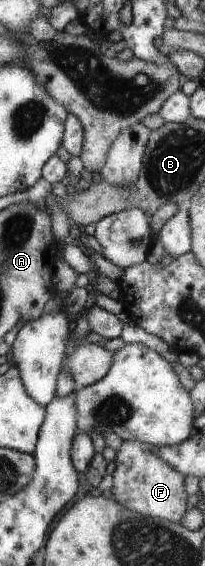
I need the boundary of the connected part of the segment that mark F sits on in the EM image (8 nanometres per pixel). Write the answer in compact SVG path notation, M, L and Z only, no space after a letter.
M121 440L121 446L115 450L114 463L116 464L112 472L111 488L107 491L107 495L127 508L137 512L137 514L145 514L153 518L168 520L177 523L177 520L186 512L185 508L185 492L183 492L183 474L179 474L177 470L173 470L167 462L163 462L155 452L155 446L139 440Z

